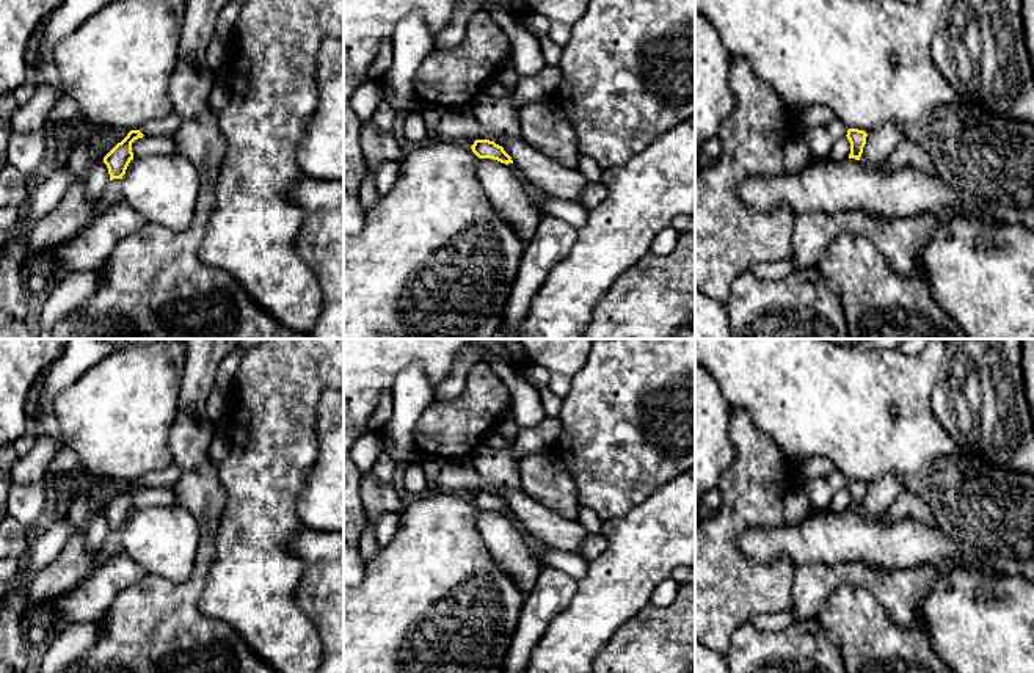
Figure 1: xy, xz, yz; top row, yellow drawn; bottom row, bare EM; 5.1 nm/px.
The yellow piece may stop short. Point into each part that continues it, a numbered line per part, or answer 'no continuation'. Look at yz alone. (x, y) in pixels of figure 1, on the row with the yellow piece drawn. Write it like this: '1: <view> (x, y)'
no continuation

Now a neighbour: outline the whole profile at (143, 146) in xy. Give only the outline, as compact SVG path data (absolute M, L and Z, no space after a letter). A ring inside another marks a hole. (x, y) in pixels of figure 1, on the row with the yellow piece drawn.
M143 136L132 143L133 158L149 154L174 154L173 136Z

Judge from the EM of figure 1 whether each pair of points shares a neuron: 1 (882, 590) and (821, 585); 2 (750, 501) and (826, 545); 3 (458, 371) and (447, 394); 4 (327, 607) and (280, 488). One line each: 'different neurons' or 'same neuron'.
1: same neuron
2: different neurons
3: same neuron
4: different neurons

